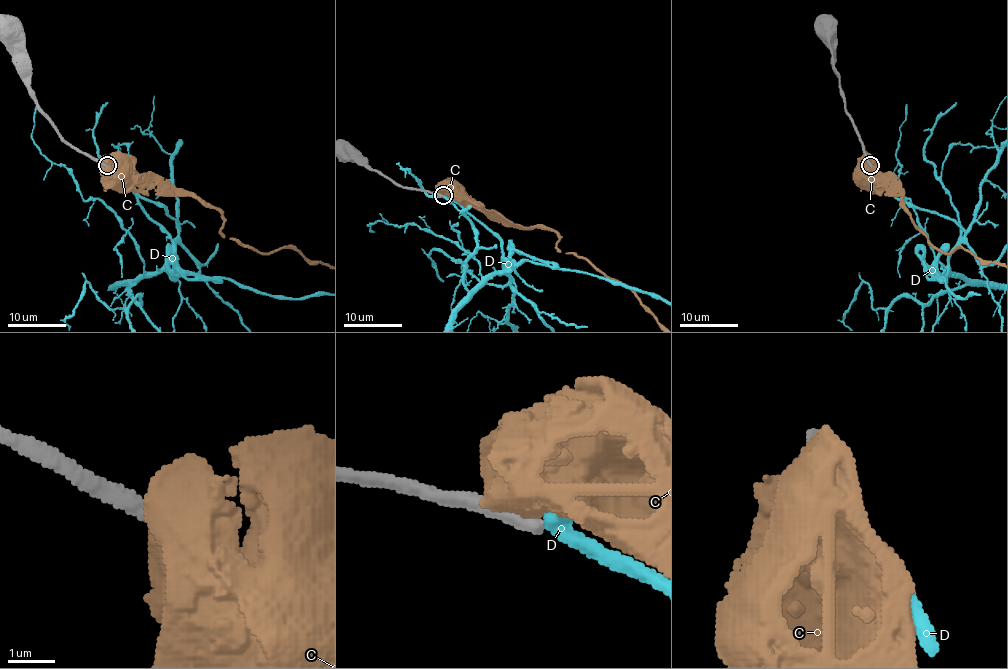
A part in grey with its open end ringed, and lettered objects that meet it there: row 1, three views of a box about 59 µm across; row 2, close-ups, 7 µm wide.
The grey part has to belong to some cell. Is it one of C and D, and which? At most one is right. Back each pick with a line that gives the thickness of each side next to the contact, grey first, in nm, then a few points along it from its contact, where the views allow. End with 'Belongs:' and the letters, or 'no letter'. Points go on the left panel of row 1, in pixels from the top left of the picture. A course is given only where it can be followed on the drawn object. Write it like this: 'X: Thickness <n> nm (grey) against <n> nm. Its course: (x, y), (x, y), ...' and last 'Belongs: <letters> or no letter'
D: Thickness 360 nm (grey) against 480 nm
Belongs: D

